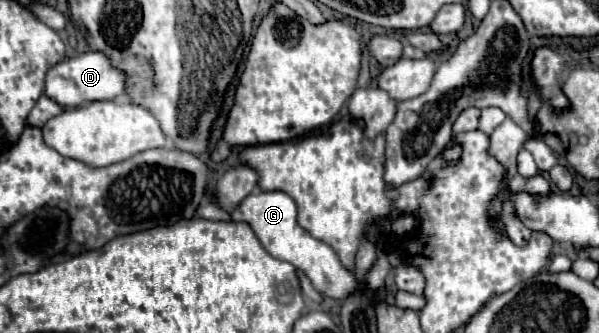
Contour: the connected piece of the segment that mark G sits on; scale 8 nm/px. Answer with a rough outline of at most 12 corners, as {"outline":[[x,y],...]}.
{"outline":[[253,192],[231,212],[273,258],[301,268],[323,296],[375,294],[391,264],[345,270],[331,246],[297,224],[285,192]]}

